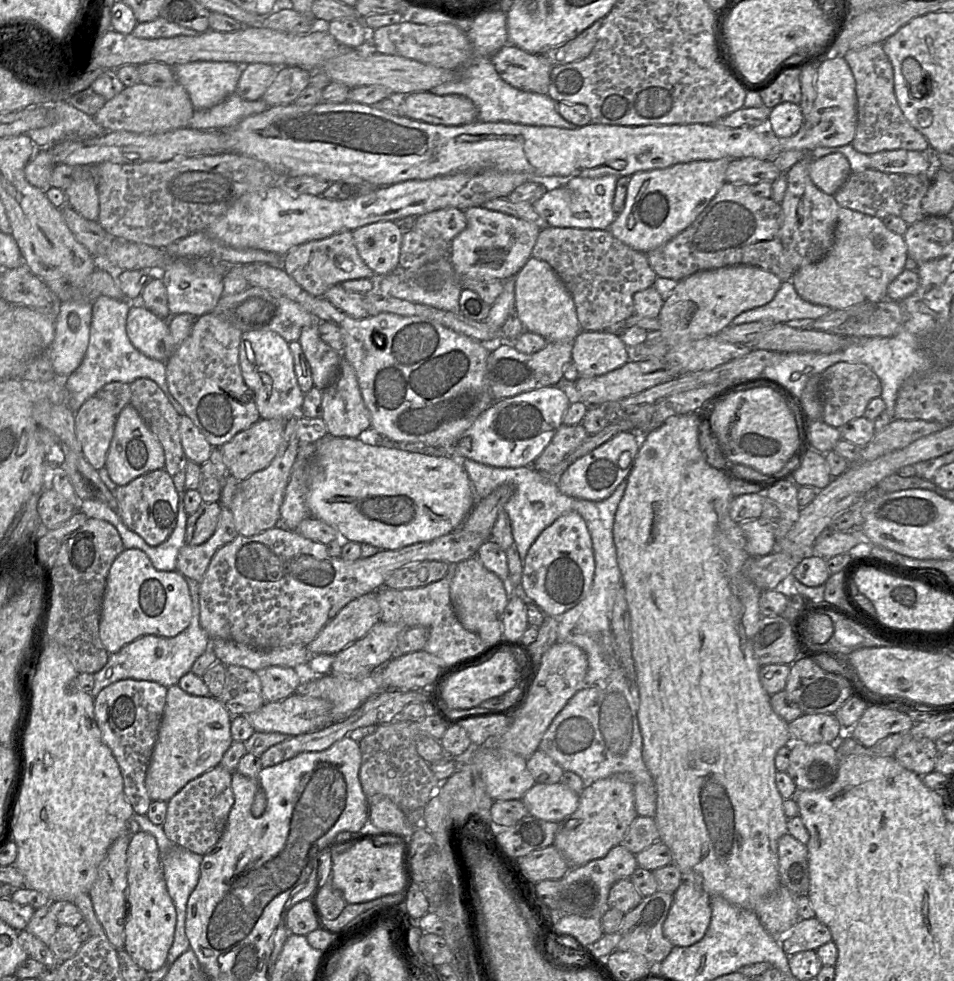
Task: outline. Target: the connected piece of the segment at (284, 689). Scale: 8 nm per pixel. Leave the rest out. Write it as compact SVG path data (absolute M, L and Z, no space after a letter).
M269 666L254 671L259 676L265 702L281 701L294 694L301 678L294 668Z

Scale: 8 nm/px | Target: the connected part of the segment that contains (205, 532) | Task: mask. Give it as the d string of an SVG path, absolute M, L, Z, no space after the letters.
M203 502L196 512L189 515L186 526L186 544L200 545L214 534L222 506L219 502Z

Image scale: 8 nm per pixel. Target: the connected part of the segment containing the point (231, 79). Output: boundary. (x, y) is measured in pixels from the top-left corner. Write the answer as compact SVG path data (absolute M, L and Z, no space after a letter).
M196 61L172 68L195 110L202 110L217 105L236 92L244 66L233 62Z

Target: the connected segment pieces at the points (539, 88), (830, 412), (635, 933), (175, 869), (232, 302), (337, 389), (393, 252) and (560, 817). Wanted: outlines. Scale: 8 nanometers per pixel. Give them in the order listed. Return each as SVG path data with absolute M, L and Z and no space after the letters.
M507 44L492 57L492 62L500 77L511 86L548 94L553 66L543 54L530 54Z
M837 362L828 367L822 374L822 421L839 428L852 419L864 416L868 403L881 396L882 385L877 374L866 364Z
M656 891L650 896L643 897L641 902L632 910L624 913L620 929L620 941L616 950L633 952L644 956L650 963L661 963L674 947L663 935L663 923L673 903L673 894Z
M134 812L131 819L137 821L141 831L152 834L157 840L167 891L176 910L174 939L172 946L169 949L166 961L166 964L171 965L180 955L190 949L190 943L185 932L186 906L190 894L195 889L199 881L200 864L203 856L173 843L165 835L163 826L152 823L146 815L140 815Z
M248 286L237 294L223 295L212 312L243 333L254 330L273 331L282 336L288 343L299 340L303 328L317 321L298 303L281 294L257 286Z
M343 359L336 379L323 390L322 419L328 434L335 437L357 438L371 429L367 409L353 366Z
M378 221L353 231L358 252L377 277L396 271L404 230L396 221Z
M560 782L535 783L521 800L529 815L541 820L561 823L576 811L579 794Z

